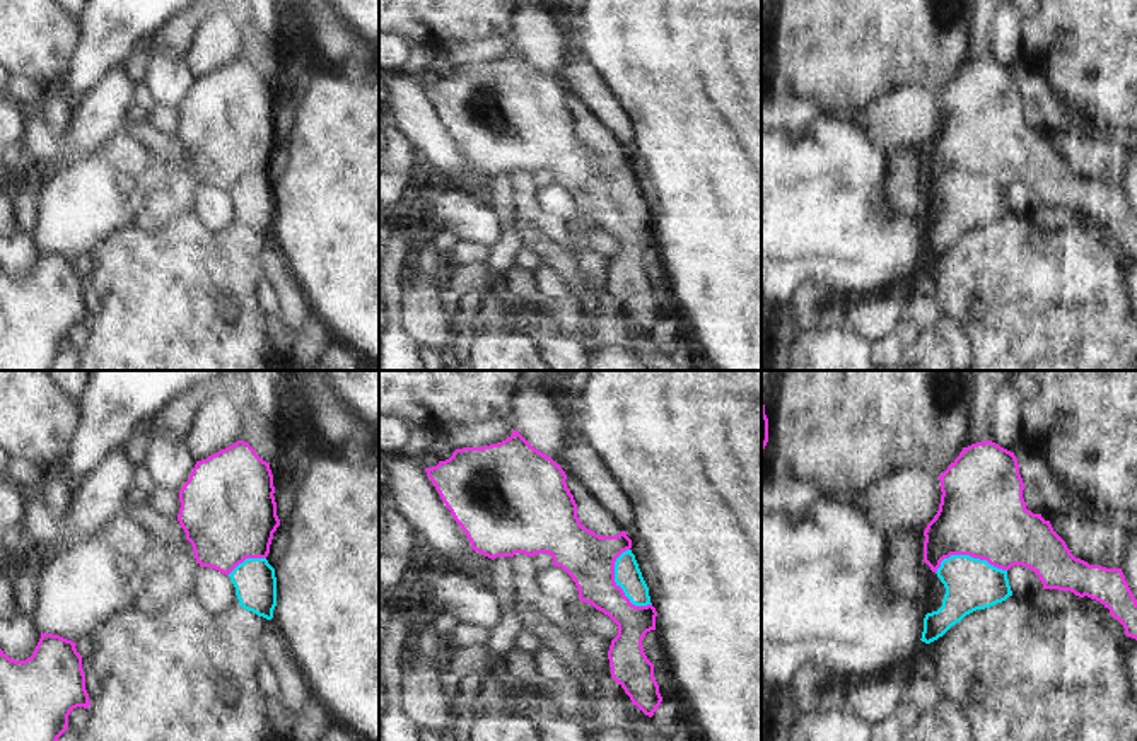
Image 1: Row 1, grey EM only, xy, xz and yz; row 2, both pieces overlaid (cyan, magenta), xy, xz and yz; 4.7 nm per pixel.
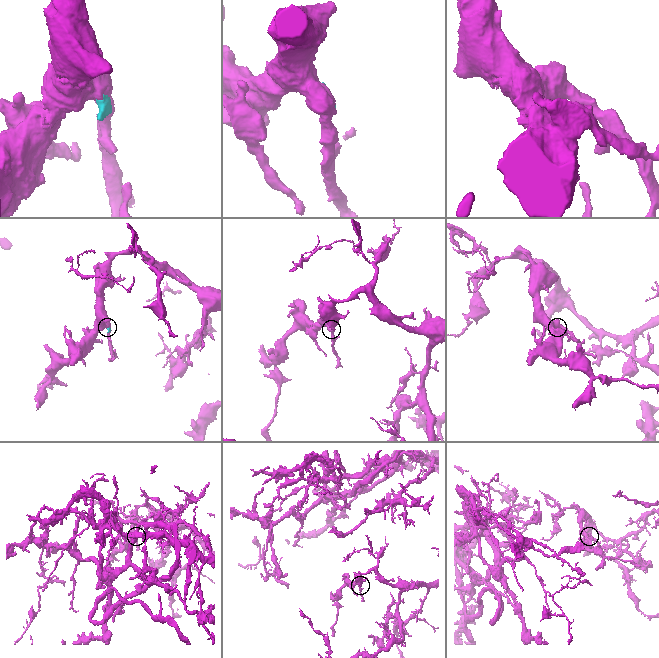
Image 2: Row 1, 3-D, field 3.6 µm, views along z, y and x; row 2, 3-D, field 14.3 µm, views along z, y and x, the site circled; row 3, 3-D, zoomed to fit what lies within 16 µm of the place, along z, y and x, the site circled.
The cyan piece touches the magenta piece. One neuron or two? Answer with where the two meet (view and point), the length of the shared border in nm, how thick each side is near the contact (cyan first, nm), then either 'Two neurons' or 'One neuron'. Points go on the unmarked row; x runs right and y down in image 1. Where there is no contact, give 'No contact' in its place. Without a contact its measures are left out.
Touches cyan at xz (618, 202). Shared border 300 nm. Thickness 130 nm (cyan) against 240 nm. One neuron.

